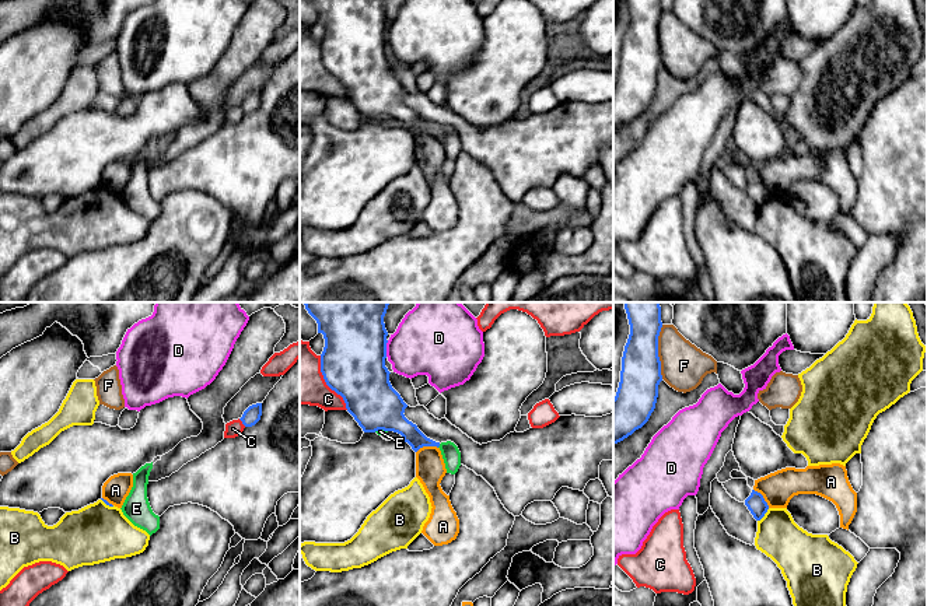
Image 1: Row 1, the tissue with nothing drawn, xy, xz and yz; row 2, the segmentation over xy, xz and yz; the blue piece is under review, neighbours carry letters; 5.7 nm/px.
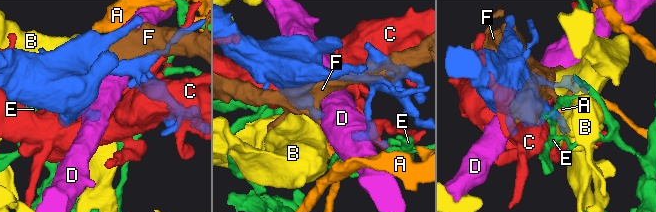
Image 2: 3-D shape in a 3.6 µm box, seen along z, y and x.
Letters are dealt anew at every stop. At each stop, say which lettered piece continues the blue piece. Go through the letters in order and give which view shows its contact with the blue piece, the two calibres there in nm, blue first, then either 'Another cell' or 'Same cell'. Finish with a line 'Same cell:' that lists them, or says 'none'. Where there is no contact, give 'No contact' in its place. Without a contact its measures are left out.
A: Touches blue in xz. Thickness 140 nm (blue) against 170 nm. Another cell
B: Touches blue in yz. Thickness 110 nm (blue) against 260 nm. Another cell
C: Touches blue in xz. Thickness 360 nm (blue) against 260 nm. Another cell
D: Touches blue in xz. Thickness 360 nm (blue) against 380 nm. Another cell
E: Touches blue in xz. Thickness 100 nm (blue) against 110 nm. Another cell
F: Touches blue in yz. Thickness 240 nm (blue) against 260 nm. Another cell
Same cell: none

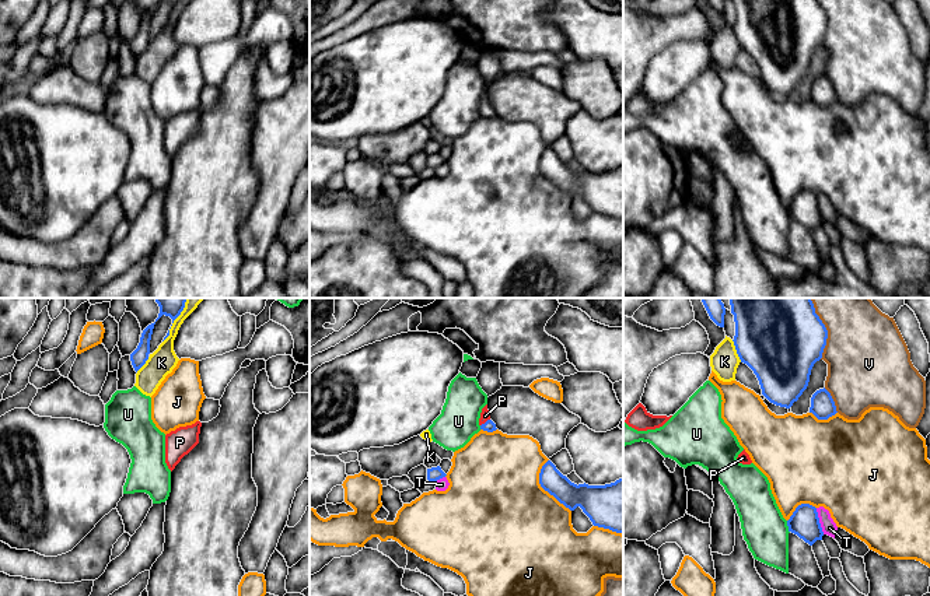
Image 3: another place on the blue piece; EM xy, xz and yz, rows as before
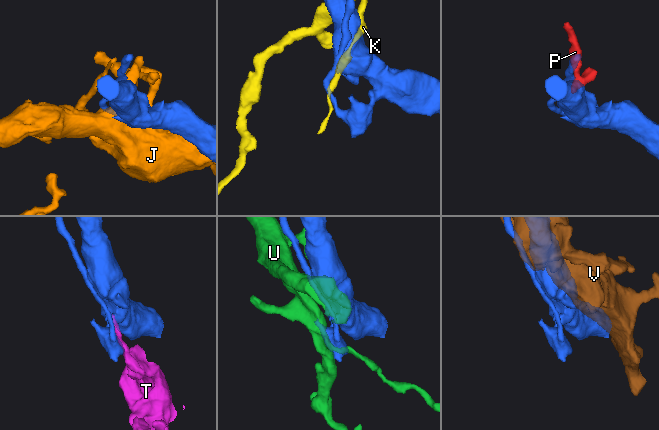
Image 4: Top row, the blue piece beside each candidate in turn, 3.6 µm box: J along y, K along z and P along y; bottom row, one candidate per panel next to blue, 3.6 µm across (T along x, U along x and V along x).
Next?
J: Touches blue in xz. Thickness 140 nm (blue) against 500 nm. Another cell
K: Touches blue in yz. Thickness 480 nm (blue) against 160 nm. Another cell
P: Touches blue in xz. Thickness 70 nm (blue) against 50 nm. Same cell
T: Touches blue in yz. Thickness 170 nm (blue) against 90 nm. Another cell
U: Touches blue in yz. Thickness 170 nm (blue) against 260 nm. Another cell
V: Touches blue in yz. Thickness 460 nm (blue) against 440 nm. Another cell
Same cell: P

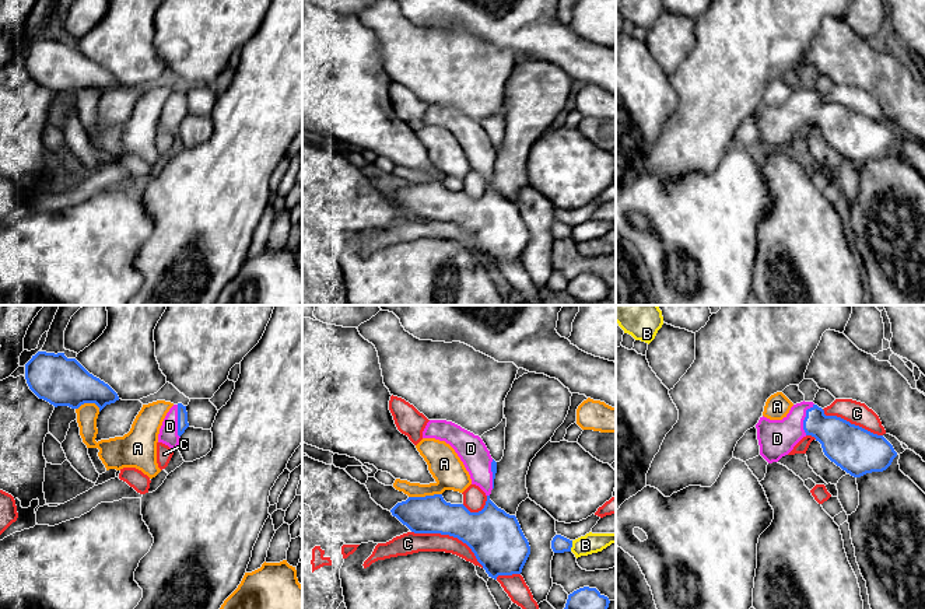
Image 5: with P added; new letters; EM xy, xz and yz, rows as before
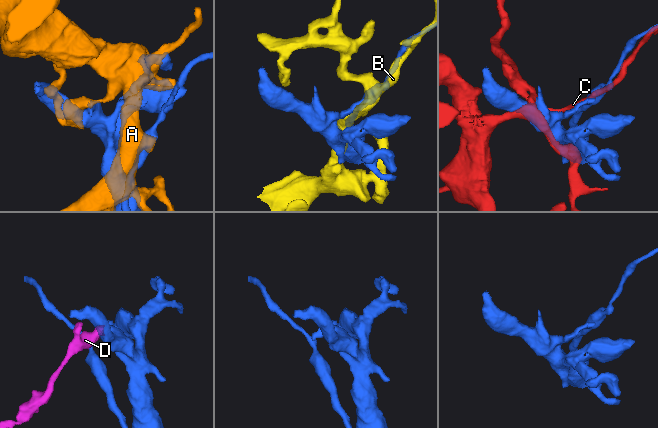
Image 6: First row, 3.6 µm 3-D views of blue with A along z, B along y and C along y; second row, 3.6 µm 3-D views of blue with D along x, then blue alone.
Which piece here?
A: Touches blue in xz. Thickness 220 nm (blue) against 190 nm. Another cell
B: Touches blue in xz. Thickness 90 nm (blue) against 120 nm. Another cell
C: Touches blue in xz. Thickness 300 nm (blue) against 120 nm. Another cell
D: Touches blue in yz. Thickness 240 nm (blue) against 220 nm. Same cell
Same cell: D

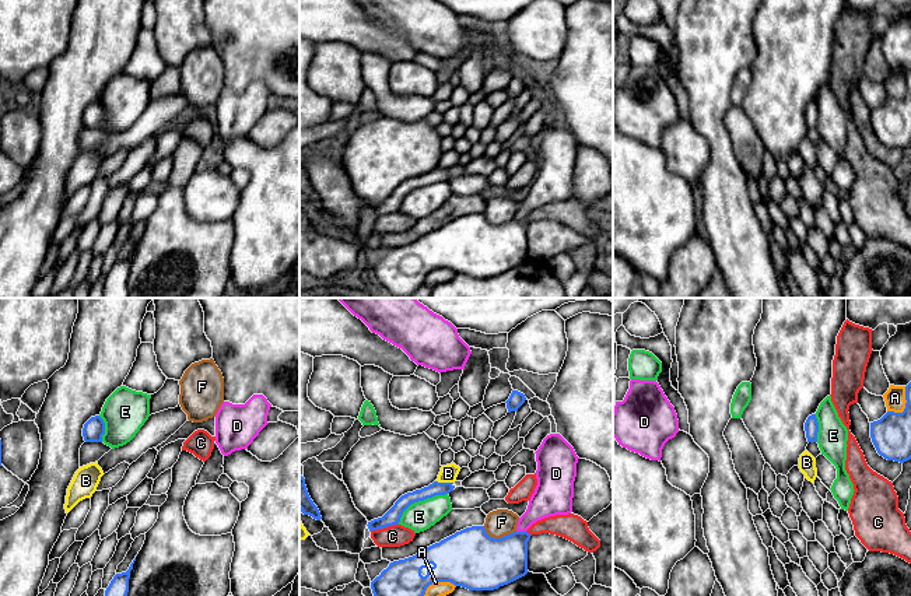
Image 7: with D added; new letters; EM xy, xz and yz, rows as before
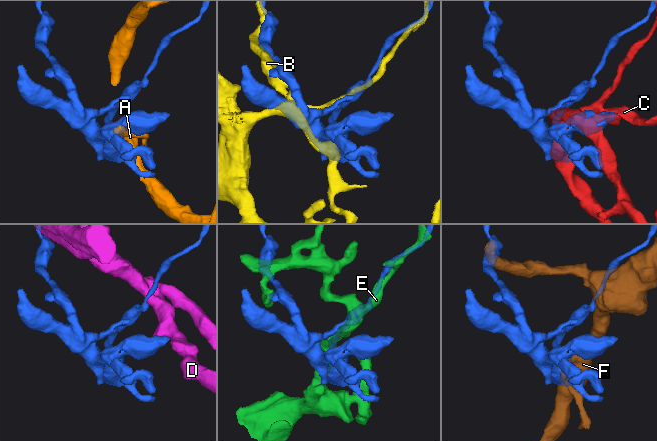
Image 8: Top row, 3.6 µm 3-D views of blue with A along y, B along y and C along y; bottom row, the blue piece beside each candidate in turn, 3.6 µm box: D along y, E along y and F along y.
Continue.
A: Touches blue in yz. Thickness 220 nm (blue) against 120 nm. Another cell
B: Touches blue in xz. Thickness 80 nm (blue) against 100 nm. Another cell
C: Touches blue in xz. Thickness 90 nm (blue) against 130 nm. Another cell
D: Touches blue in xz. Thickness 300 nm (blue) against 190 nm. Another cell
E: Touches blue in xz. Thickness 90 nm (blue) against 170 nm. Another cell
F: Touches blue in xz. Thickness 340 nm (blue) against 160 nm. Another cell
Same cell: none

